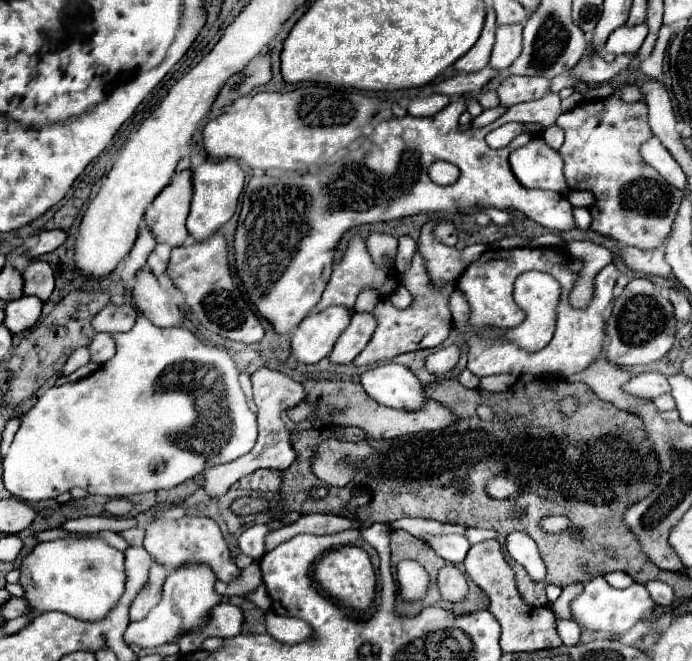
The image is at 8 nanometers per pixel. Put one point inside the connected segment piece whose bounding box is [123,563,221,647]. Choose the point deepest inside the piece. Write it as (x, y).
(188, 597)

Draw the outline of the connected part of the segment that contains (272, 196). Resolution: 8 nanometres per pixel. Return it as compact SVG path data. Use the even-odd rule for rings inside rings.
M463 96L456 100L453 99L445 109L441 109L439 113L435 113L431 117L405 115L405 117L393 117L389 121L381 121L379 125L375 125L373 133L369 135L369 139L365 139L361 143L359 149L351 151L351 155L347 155L341 161L319 171L321 175L313 175L313 173L305 173L305 175L297 175L297 177L293 177L293 175L291 177L289 175L283 175L283 177L253 175L249 179L245 193L243 193L243 207L241 207L241 215L237 221L237 231L235 231L235 241L233 241L235 269L237 269L237 275L241 277L241 283L247 291L251 303L261 313L261 317L273 325L275 333L279 333L279 335L291 333L311 313L311 309L319 303L321 293L331 277L335 245L341 239L341 235L351 227L357 227L363 223L401 219L401 217L427 213L427 211L439 211L441 215L461 213L469 207L479 205L485 209L487 207L517 209L547 229L557 229L557 231L575 229L573 205L563 195L569 187L567 187L567 181L563 175L561 155L555 149L551 149L541 137L531 139L531 134L526 132L515 137L503 149L491 149L485 143L485 135L501 125L491 123L491 125L481 127L481 129L469 127L469 129L461 131L459 115L467 110L465 101ZM439 159L449 161L461 169L461 177L457 183L453 183L449 187L441 187L429 179L427 169L431 163L435 163Z

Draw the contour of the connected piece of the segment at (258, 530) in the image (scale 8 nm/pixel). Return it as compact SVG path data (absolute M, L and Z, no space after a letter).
M257 523L253 527L249 527L247 531L243 531L243 535L237 539L237 545L241 549L241 553L258 561L265 553L265 535L269 533L269 525L267 523Z

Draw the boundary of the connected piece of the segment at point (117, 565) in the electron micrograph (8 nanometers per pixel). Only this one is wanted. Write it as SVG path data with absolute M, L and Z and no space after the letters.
M65 537L47 543L37 543L37 547L23 559L19 567L19 585L25 591L23 599L31 605L31 615L21 615L13 621L7 621L5 631L17 633L35 617L49 611L61 611L83 621L101 619L103 615L107 615L107 611L111 611L111 607L119 601L119 595L123 595L125 591L123 561L123 553L107 545L99 537Z

